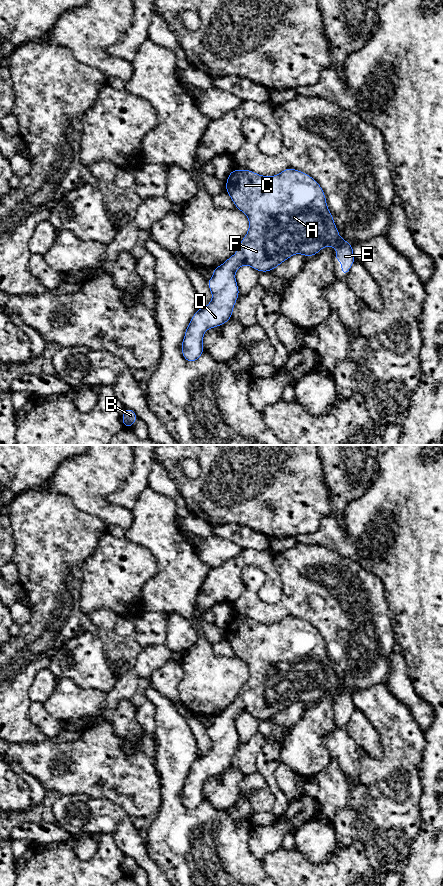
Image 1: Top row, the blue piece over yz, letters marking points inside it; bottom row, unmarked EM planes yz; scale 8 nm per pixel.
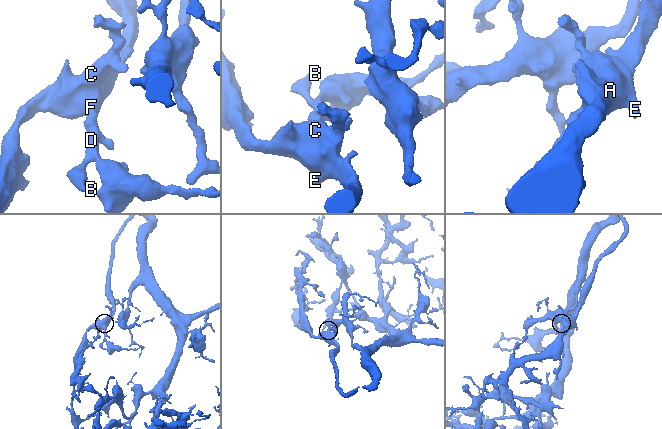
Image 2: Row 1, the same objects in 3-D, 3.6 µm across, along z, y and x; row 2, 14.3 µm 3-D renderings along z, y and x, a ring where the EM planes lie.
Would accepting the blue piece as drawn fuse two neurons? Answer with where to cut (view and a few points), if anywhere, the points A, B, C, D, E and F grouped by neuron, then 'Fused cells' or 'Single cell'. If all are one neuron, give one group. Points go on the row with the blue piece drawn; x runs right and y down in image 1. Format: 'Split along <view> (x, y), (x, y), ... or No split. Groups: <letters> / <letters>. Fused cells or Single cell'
No split. Groups: A B C D E F. Single cell

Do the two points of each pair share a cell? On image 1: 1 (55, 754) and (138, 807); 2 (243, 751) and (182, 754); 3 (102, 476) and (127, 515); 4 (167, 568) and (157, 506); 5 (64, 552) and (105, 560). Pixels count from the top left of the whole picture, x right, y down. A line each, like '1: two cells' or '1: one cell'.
1: one cell
2: two cells
3: one cell
4: one cell
5: two cells

